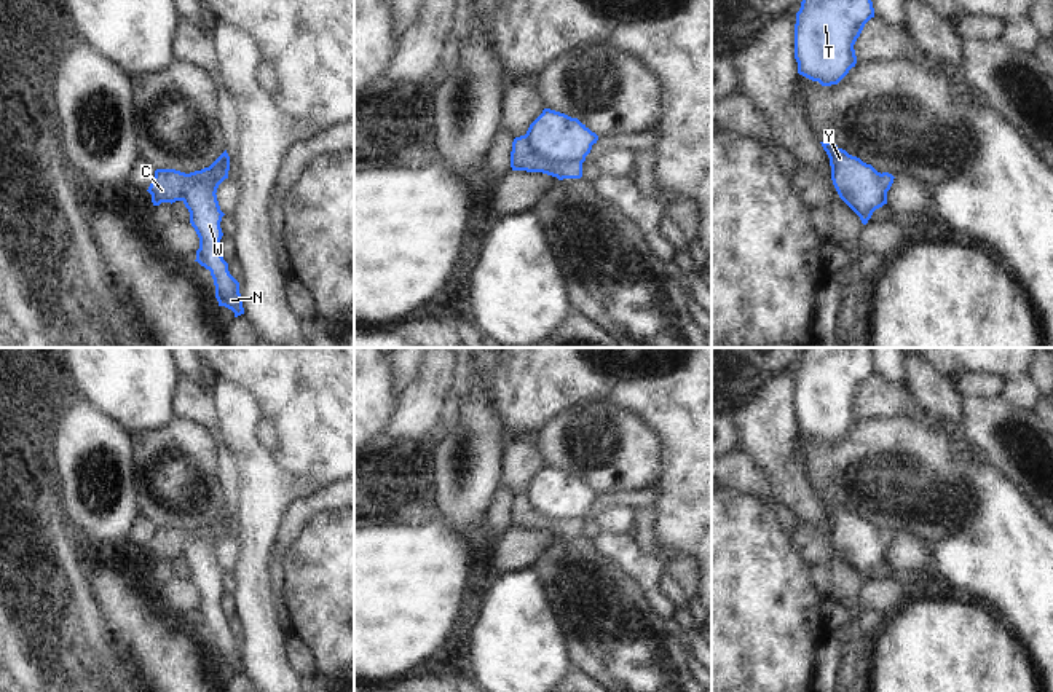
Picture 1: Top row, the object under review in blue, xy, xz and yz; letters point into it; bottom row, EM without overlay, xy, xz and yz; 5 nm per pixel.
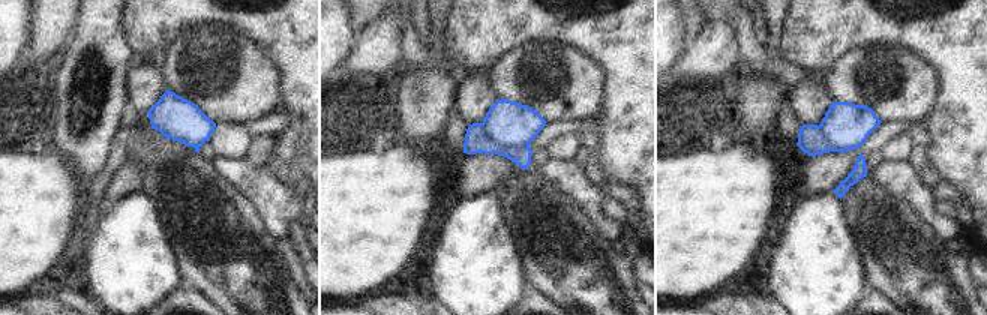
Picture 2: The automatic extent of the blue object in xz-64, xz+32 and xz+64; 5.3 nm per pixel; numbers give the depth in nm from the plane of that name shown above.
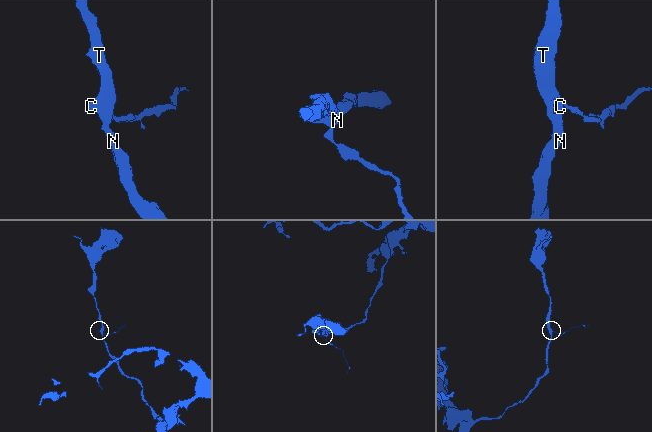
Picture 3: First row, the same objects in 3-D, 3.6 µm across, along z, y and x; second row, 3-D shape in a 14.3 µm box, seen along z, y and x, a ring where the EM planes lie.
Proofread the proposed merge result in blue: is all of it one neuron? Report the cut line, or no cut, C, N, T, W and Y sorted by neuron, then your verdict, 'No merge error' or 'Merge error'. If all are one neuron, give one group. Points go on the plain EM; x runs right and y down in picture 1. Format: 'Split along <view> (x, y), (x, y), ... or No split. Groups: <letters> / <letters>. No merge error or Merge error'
Split along xz (525, 491), (527, 501), (543, 515), (583, 518). Groups: C / N T W Y. Merge error

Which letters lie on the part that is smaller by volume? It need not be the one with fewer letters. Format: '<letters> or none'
C

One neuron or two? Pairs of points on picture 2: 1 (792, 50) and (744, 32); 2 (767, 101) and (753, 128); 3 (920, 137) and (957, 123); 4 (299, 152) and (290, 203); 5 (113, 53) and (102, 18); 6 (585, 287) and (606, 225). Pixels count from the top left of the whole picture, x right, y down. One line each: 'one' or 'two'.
1: two
2: one
3: two
4: two
5: one
6: two

